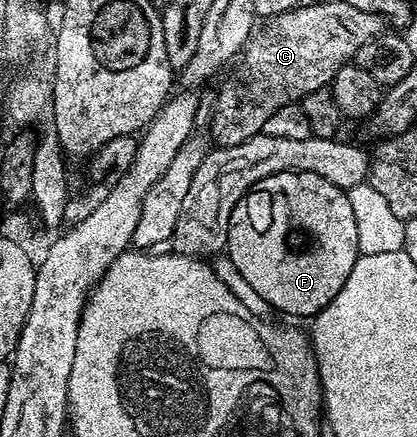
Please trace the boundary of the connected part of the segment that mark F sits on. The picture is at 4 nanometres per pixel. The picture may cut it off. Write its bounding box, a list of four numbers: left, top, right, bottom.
[225,172,361,319]

